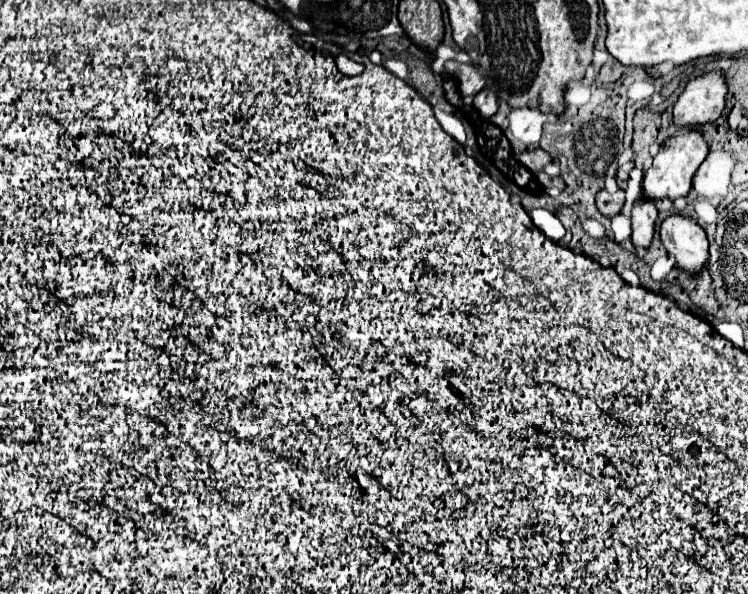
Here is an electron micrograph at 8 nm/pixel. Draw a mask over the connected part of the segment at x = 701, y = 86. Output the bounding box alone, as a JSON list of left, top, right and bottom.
[674,71,728,127]

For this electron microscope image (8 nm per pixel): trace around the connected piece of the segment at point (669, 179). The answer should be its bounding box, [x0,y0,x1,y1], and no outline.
[642,129,708,201]

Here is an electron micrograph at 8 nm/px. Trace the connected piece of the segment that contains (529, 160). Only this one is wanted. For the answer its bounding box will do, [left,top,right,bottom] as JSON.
[520,149,552,173]

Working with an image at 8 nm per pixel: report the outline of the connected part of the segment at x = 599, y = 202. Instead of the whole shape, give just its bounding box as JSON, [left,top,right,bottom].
[596,189,624,217]

